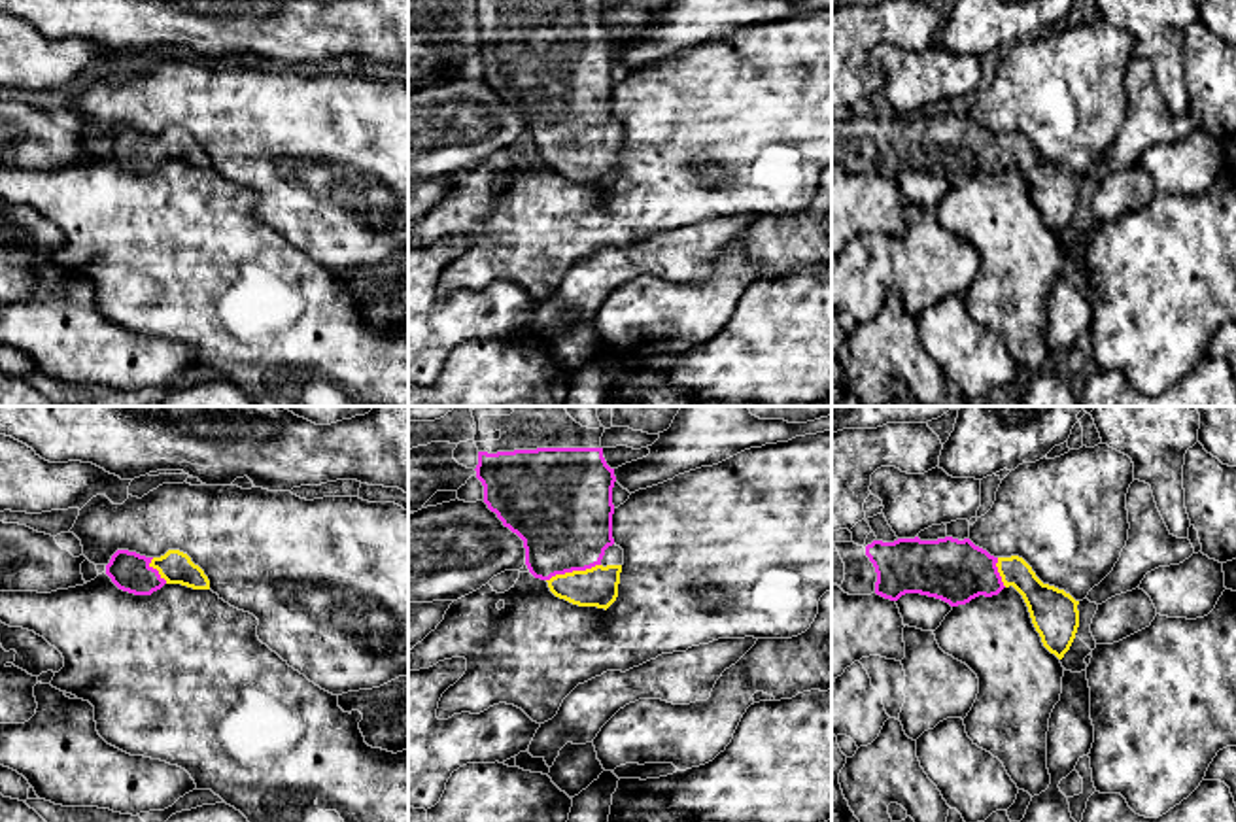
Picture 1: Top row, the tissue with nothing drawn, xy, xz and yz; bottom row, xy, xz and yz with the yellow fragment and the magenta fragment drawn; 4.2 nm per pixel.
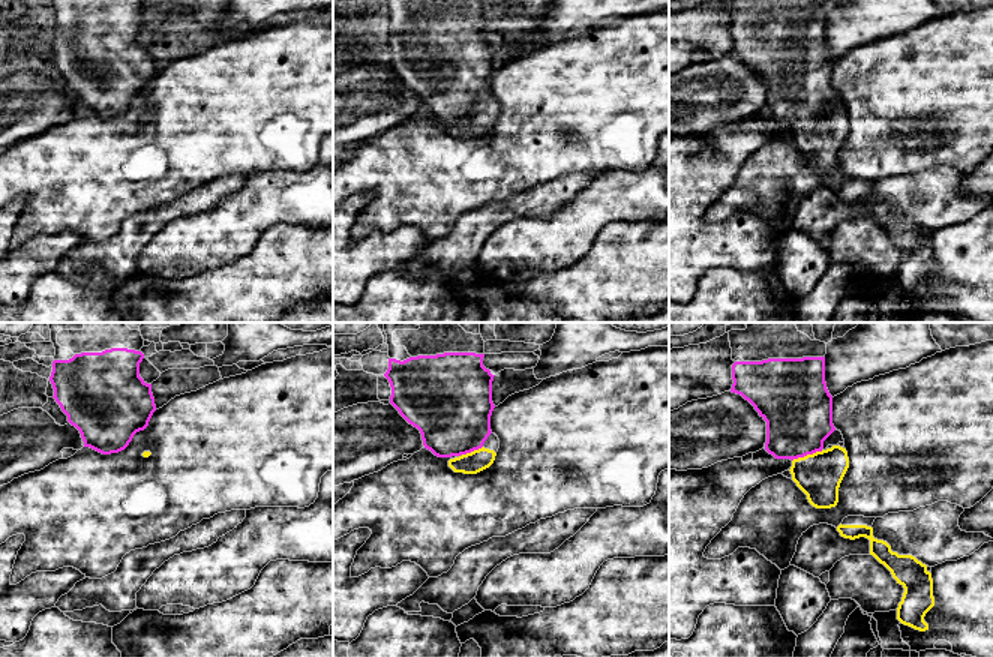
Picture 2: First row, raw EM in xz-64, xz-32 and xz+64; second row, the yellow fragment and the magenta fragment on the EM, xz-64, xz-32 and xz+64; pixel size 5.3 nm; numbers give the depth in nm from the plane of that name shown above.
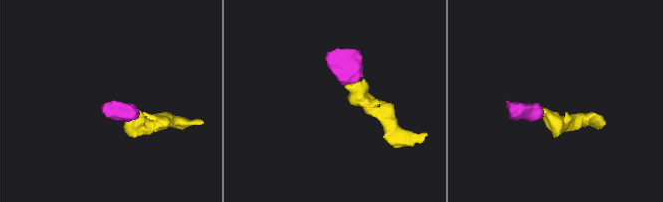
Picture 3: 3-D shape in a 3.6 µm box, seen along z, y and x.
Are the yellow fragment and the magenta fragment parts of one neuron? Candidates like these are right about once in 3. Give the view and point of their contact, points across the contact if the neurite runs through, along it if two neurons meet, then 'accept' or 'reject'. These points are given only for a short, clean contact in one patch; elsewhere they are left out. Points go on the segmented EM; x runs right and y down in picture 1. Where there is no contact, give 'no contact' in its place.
meets yellow in xz at (573, 571); runs through xz (598, 586), (584, 582), (573, 571), (564, 547), (564, 514); accept

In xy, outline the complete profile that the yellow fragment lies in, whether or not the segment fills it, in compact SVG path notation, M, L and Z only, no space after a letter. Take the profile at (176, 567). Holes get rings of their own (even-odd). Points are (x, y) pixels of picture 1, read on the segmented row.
M117 550L106 565L106 574L119 590L134 595L151 595L164 584L210 590L210 580L204 571L180 550L168 550L161 557Z

